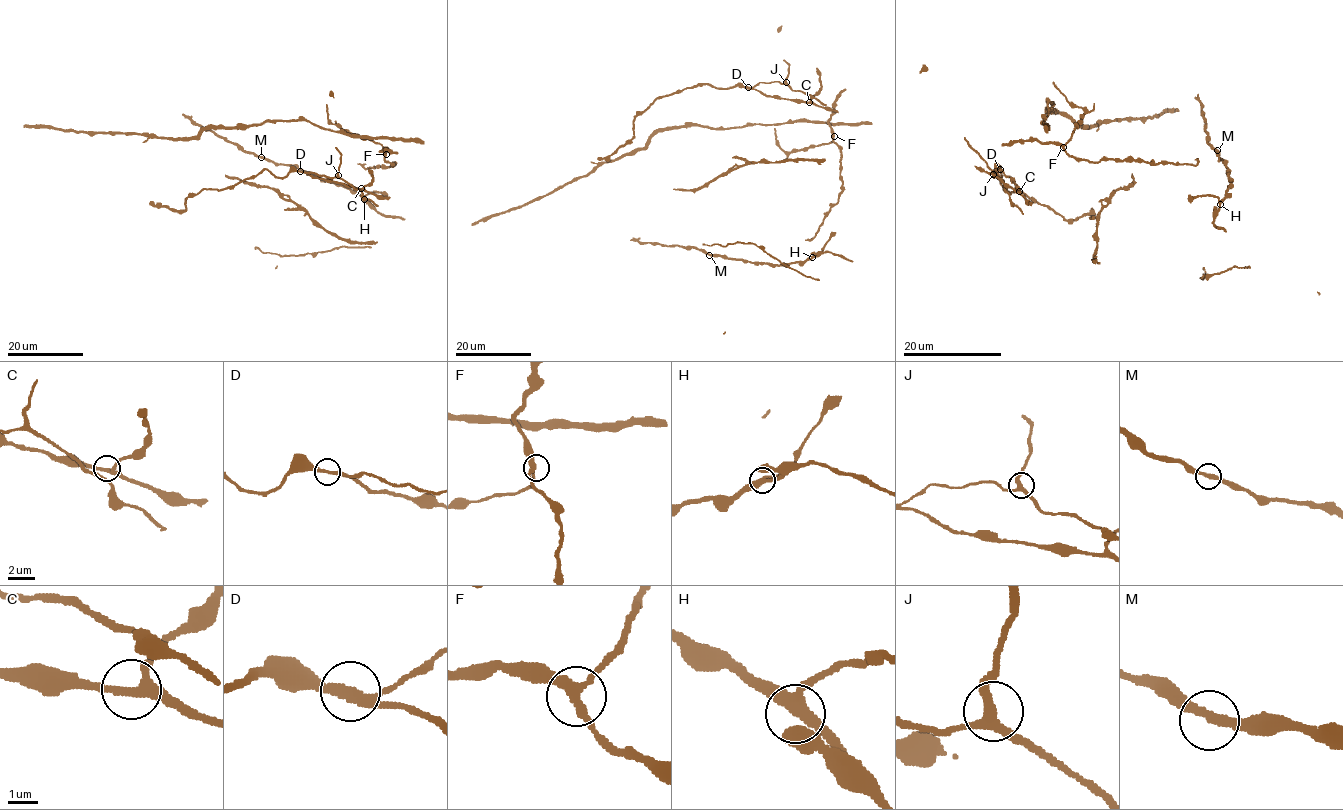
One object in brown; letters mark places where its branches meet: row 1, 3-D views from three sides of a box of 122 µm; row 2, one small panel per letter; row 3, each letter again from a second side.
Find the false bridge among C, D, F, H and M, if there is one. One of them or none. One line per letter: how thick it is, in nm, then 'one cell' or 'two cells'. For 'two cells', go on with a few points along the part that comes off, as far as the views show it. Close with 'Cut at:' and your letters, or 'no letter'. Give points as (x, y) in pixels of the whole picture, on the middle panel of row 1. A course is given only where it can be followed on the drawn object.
C: 260 nm | one cell
D: 240 nm | two cells | (748, 87), (760, 82), (786, 83), (794, 91), (810, 94), (826, 105)
F: 320 nm | one cell
H: 320 nm | one cell
M: 300 nm | one cell
Cut at: D

